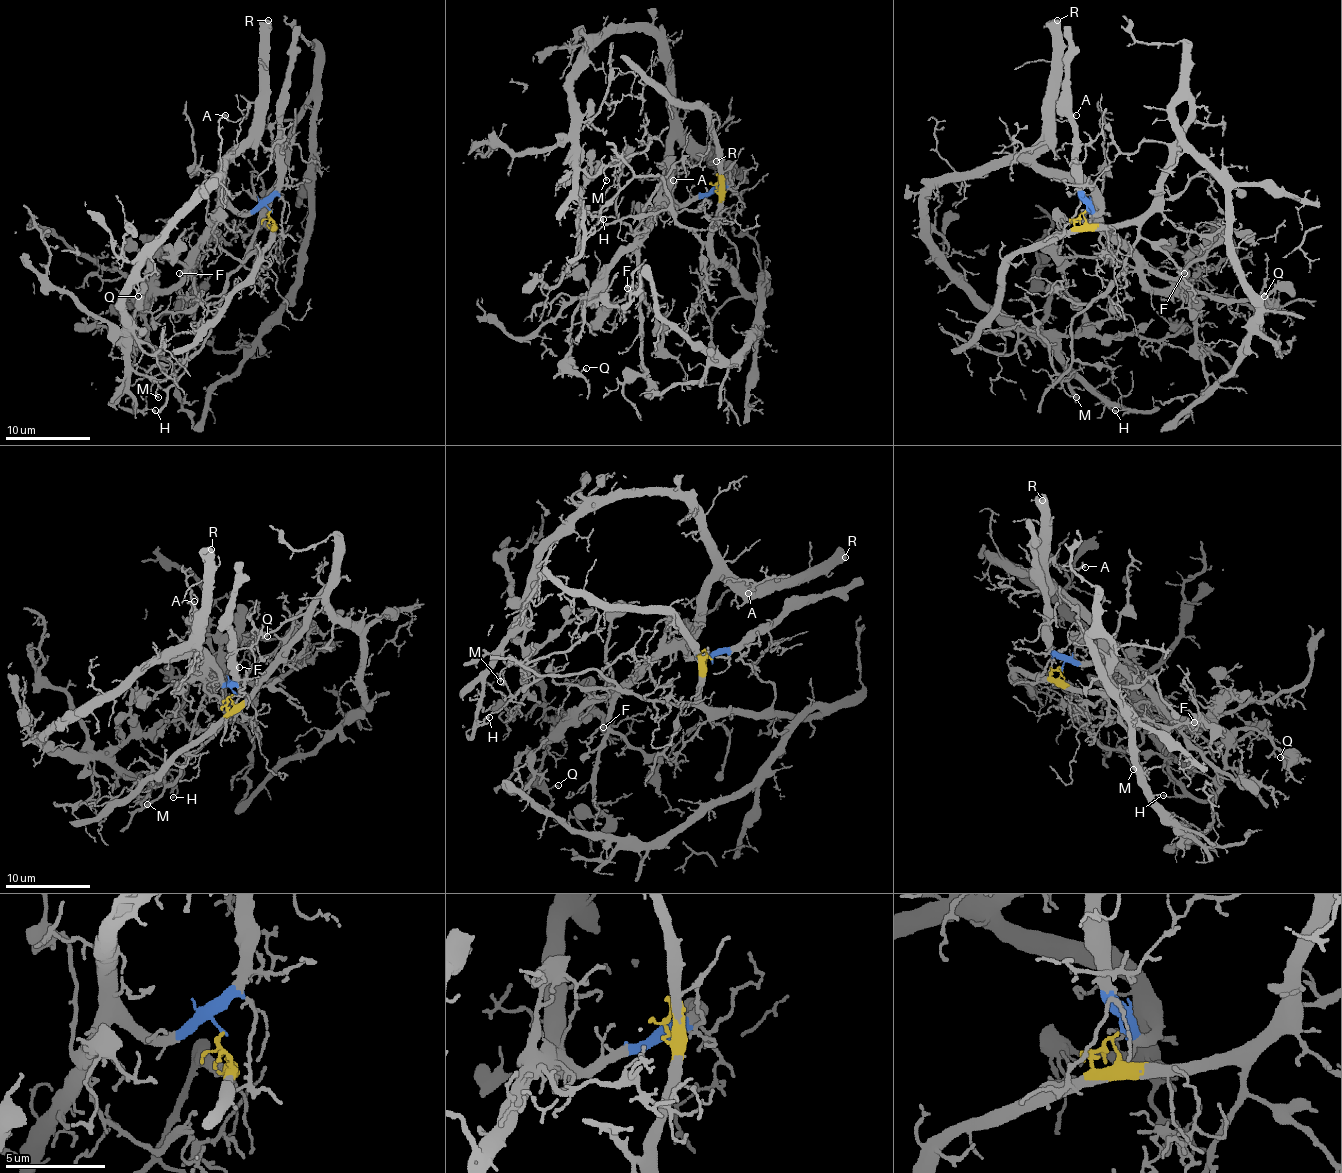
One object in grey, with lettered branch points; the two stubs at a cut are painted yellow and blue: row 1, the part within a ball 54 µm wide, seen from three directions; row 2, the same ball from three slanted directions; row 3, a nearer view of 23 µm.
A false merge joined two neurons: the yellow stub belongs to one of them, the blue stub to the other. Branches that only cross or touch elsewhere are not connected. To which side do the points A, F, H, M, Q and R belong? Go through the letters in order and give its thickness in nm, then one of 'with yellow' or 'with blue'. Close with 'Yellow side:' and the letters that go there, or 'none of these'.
A: 190 nm thick; with blue
F: 130 nm thick; with blue
H: 130 nm thick; with blue
M: 120 nm thick; with blue
Q: 120 nm thick; with blue
R: 600 nm thick; with blue
Yellow side: none of these

